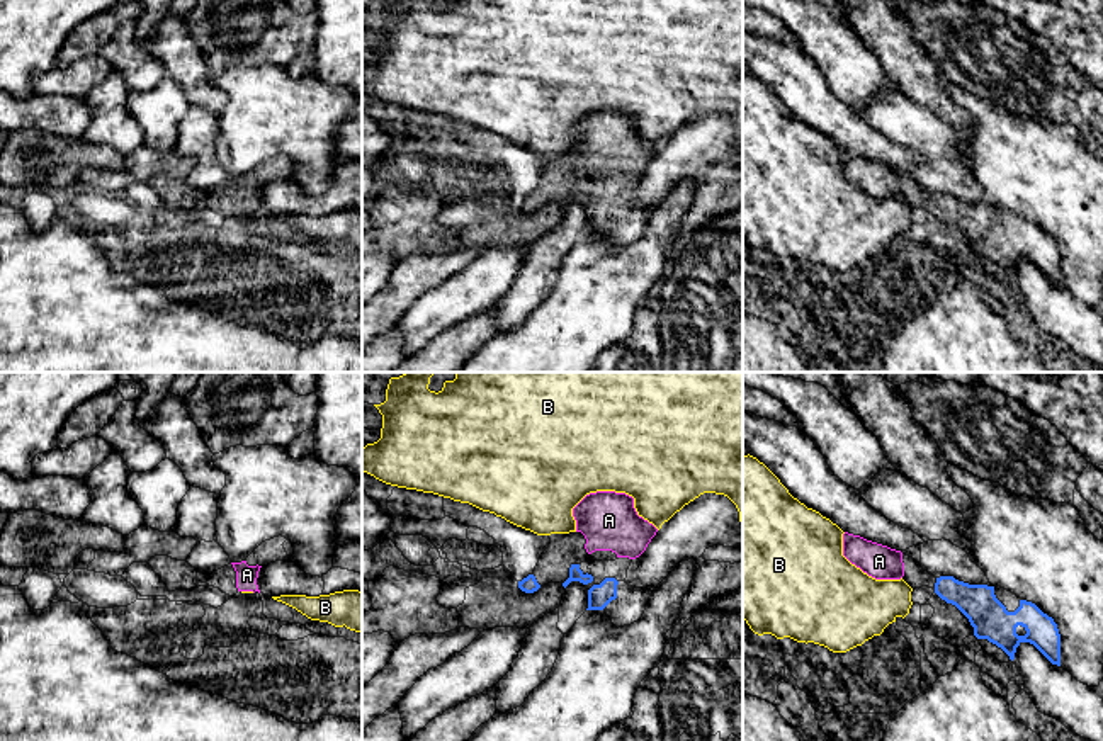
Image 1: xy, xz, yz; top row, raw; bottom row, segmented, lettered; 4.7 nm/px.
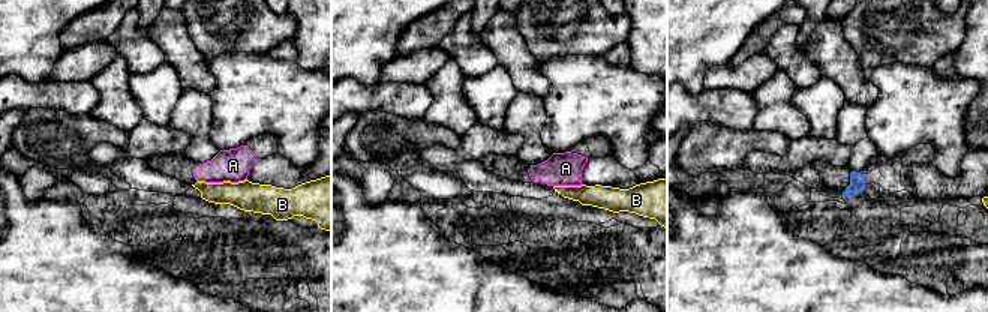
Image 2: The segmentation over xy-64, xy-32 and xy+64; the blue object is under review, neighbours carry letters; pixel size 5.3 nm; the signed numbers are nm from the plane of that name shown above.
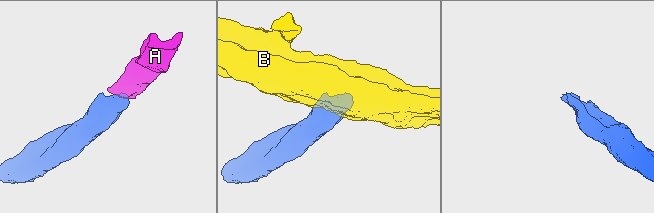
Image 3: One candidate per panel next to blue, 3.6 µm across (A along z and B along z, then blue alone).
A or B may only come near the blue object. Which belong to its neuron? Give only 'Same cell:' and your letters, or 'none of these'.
Same cell: A

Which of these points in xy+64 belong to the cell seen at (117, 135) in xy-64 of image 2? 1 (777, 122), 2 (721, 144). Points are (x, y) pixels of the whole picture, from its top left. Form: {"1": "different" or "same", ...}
{"1": "different", "2": "same"}

